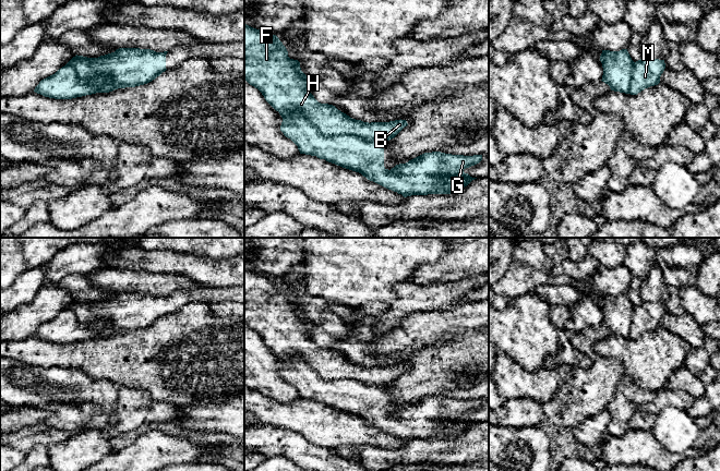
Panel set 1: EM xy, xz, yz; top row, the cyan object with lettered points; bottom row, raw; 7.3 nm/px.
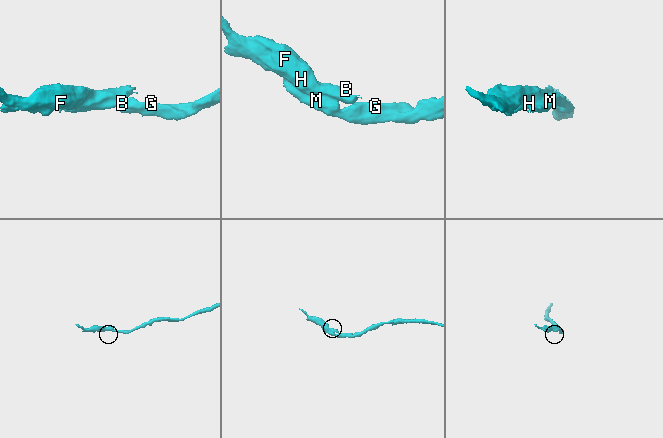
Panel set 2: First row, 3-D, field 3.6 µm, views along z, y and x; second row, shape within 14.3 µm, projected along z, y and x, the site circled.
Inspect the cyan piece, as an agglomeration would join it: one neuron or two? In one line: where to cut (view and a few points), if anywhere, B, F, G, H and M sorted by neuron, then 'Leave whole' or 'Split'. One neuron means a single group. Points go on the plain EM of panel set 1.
Split along xz (283, 362), (301, 359), (322, 377), (354, 378), (381, 387). Groups: B F H / G M. Split

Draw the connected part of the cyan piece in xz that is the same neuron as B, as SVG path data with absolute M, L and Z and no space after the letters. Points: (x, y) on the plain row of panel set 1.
M245 267L244 324L262 337L283 363L302 360L328 381L349 378L383 387L408 370L401 363L363 366L350 362L333 349L319 347L310 336L312 324L301 315L298 304L288 301L279 282Z

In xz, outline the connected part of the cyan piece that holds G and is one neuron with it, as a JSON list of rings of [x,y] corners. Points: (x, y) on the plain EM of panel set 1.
[[[299,359],[283,363],[280,375],[298,390],[300,398],[316,400],[359,416],[368,424],[404,442],[459,436],[477,423],[464,414],[482,404],[482,399],[432,396],[388,414],[384,411],[384,390],[380,386],[349,378],[322,378]]]

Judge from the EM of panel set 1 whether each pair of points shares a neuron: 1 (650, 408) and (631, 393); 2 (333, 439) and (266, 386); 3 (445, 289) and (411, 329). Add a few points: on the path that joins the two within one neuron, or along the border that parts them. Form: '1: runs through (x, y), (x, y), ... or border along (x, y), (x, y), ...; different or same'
1: border along (655, 393), (650, 401), (640, 403), (636, 409); different
2: border along (263, 394), (280, 402), (295, 402), (299, 398); different
3: border along (452, 305), (445, 309), (414, 312), (409, 315); different

